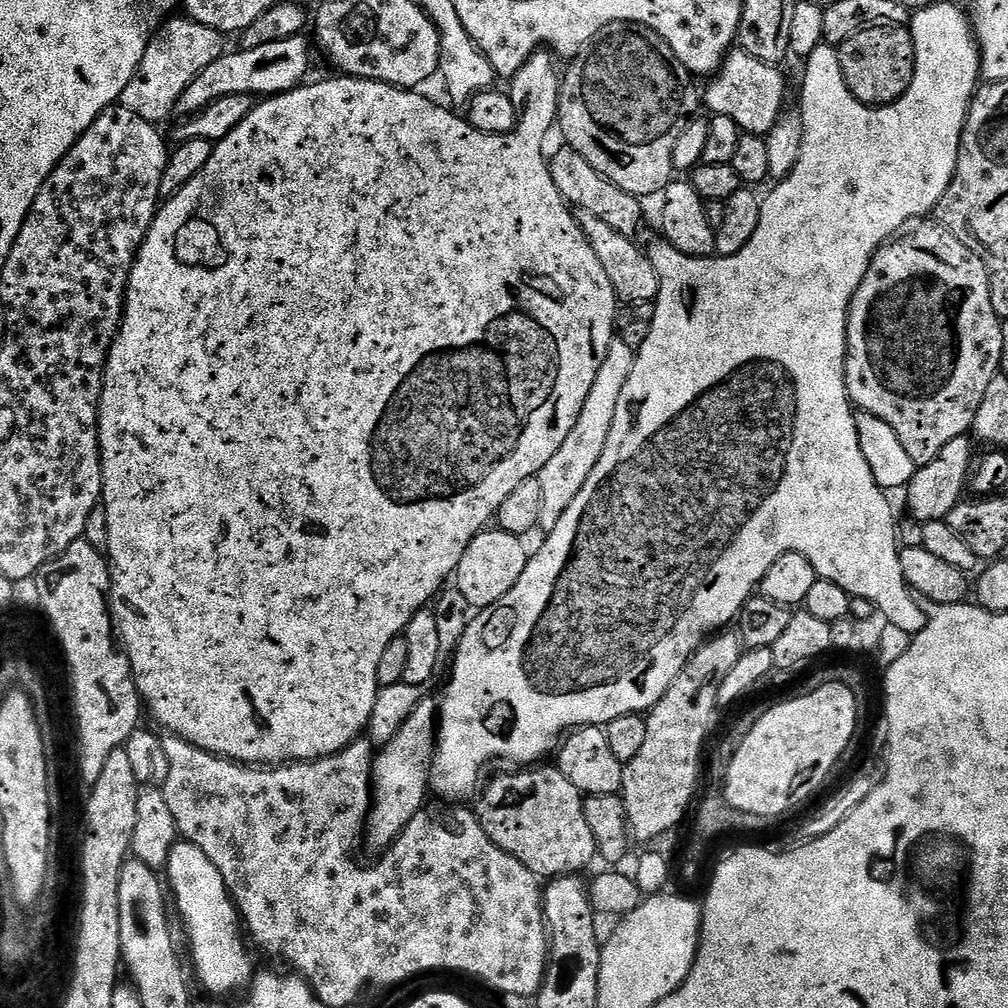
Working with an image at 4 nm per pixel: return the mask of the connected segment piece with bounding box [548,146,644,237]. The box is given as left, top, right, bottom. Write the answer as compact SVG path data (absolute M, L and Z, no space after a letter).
M560 146L553 156L551 153L548 175L554 182L557 193L563 196L573 209L590 210L590 214L598 214L598 218L605 220L609 226L614 226L614 230L618 230L623 236L637 235L640 219L644 216L643 210L640 209L641 201L626 190L614 186L614 182L610 182L602 174L598 174L598 170L594 170L594 166L590 166L590 162L586 162L586 158L578 154L578 150Z

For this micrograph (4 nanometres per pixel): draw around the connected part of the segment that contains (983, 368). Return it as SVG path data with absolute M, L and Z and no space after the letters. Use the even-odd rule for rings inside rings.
M939 222L931 223L921 223L921 228L910 233L905 240L893 239L872 255L870 266L854 294L851 306L848 307L848 357L844 363L848 399L860 412L874 414L874 418L882 418L886 426L893 428L898 434L898 442L902 442L906 454L910 454L910 458L918 466L934 462L946 442L954 442L954 438L968 436L972 432L972 423L978 414L978 406L982 406L986 386L990 386L990 378L994 378L1001 371L1000 359L1004 356L1004 332L1000 329L1002 321L992 305L992 287L987 266L978 254L974 254L974 250L958 242L958 238L954 238L950 229Z

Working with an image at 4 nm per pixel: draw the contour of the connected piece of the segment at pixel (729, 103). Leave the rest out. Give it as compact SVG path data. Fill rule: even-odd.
M733 50L707 81L708 89L702 92L703 107L709 108L712 116L734 118L741 133L767 137L786 112L784 95L788 92L788 84L780 71L777 65L762 62L746 51Z

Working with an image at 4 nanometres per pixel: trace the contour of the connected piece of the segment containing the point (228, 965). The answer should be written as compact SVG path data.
M178 842L172 847L166 875L175 911L176 908L180 911L184 928L188 931L188 944L192 947L192 964L196 967L197 978L204 983L206 991L216 996L243 993L251 985L254 967L248 957L249 945L242 935L242 921L236 910L236 901L228 893L222 874L218 874L218 866L214 866L214 862L210 862L210 858L206 858L196 844Z

